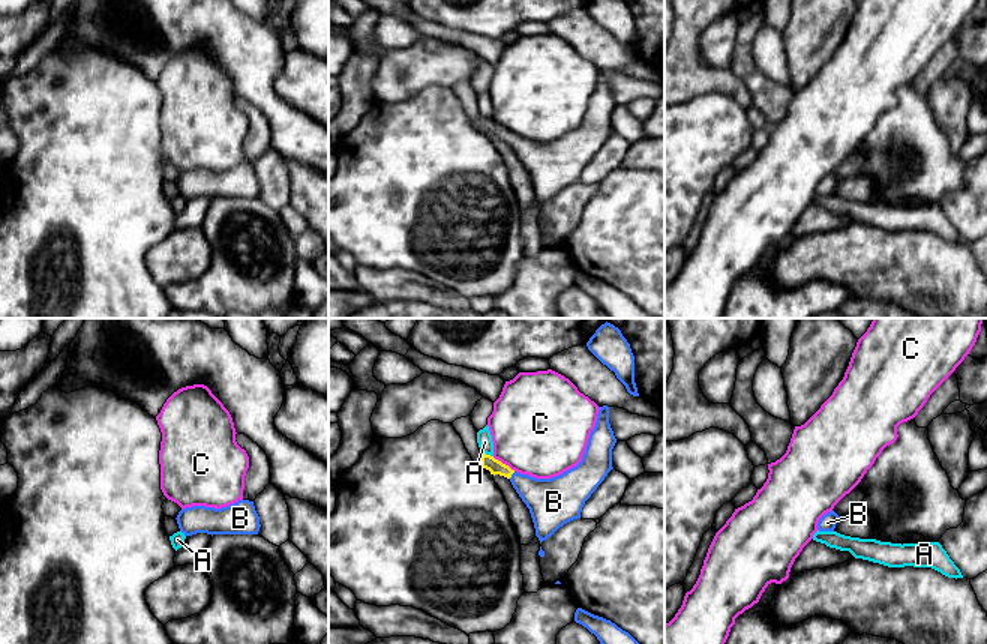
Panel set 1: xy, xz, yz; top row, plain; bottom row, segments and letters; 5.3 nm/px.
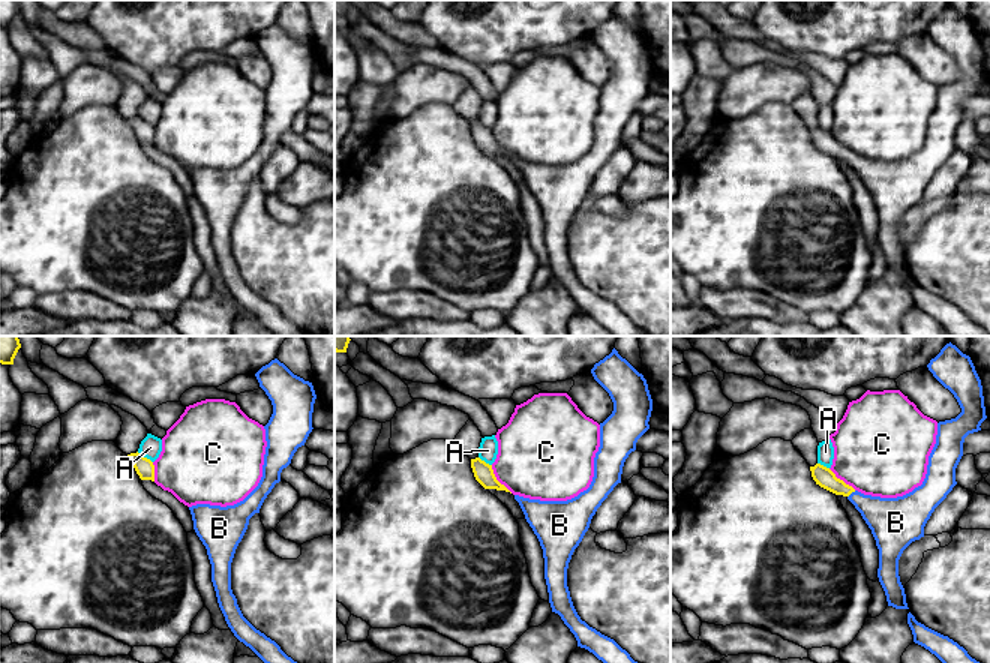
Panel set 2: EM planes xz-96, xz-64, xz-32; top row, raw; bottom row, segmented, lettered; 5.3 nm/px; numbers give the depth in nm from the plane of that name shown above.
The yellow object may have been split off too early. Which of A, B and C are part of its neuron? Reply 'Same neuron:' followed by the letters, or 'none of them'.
Same neuron: B

